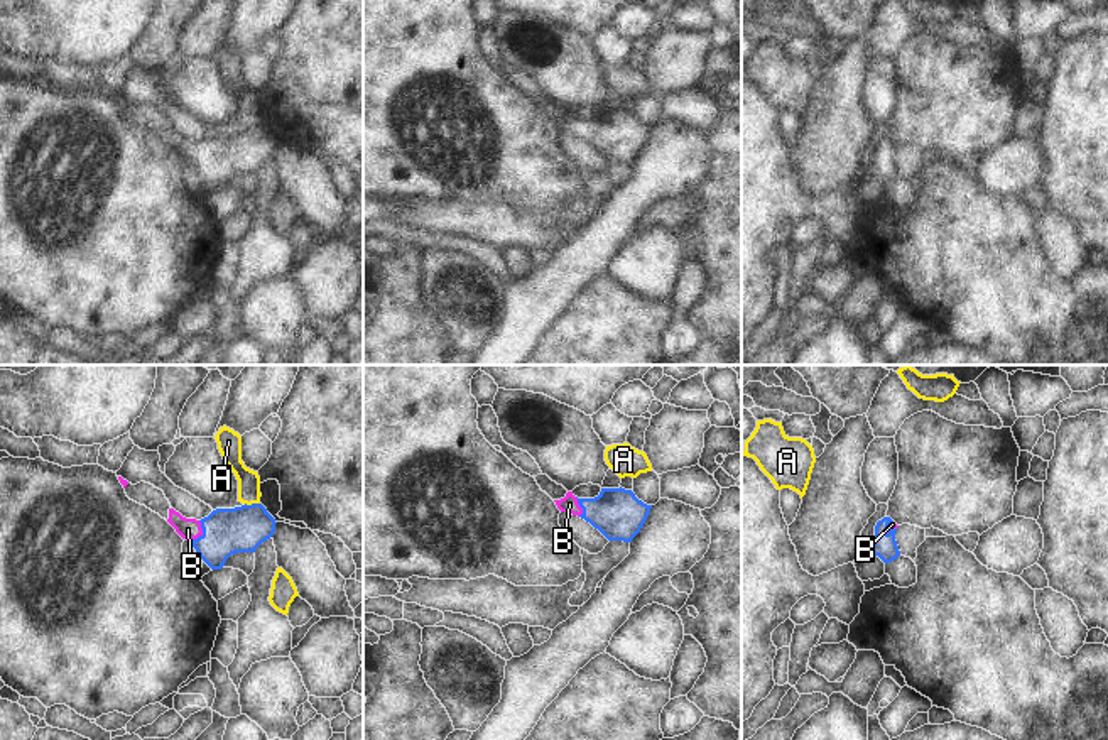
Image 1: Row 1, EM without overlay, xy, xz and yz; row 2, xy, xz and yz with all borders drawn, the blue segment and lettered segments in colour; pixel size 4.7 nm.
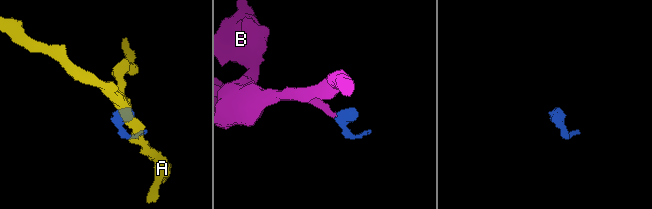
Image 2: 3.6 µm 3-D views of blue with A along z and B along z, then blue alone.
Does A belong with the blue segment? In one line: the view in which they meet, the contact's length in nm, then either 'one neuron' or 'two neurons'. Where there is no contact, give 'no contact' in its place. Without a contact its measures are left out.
contact in xy; length 70 nm; two neurons

